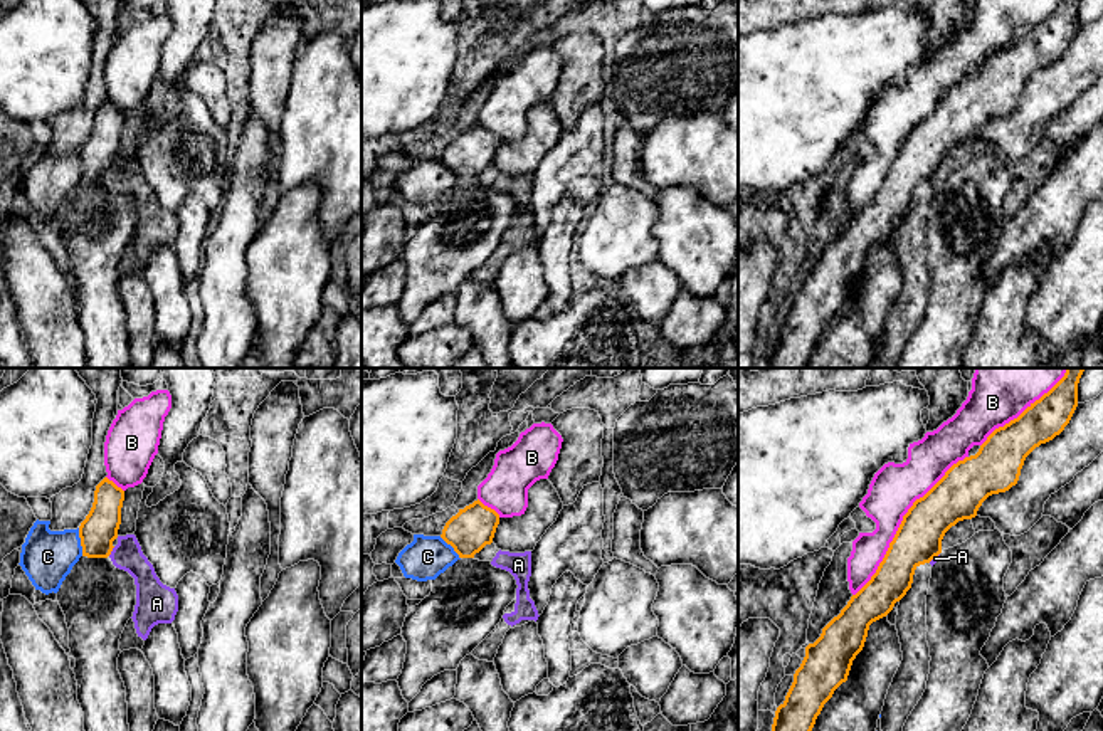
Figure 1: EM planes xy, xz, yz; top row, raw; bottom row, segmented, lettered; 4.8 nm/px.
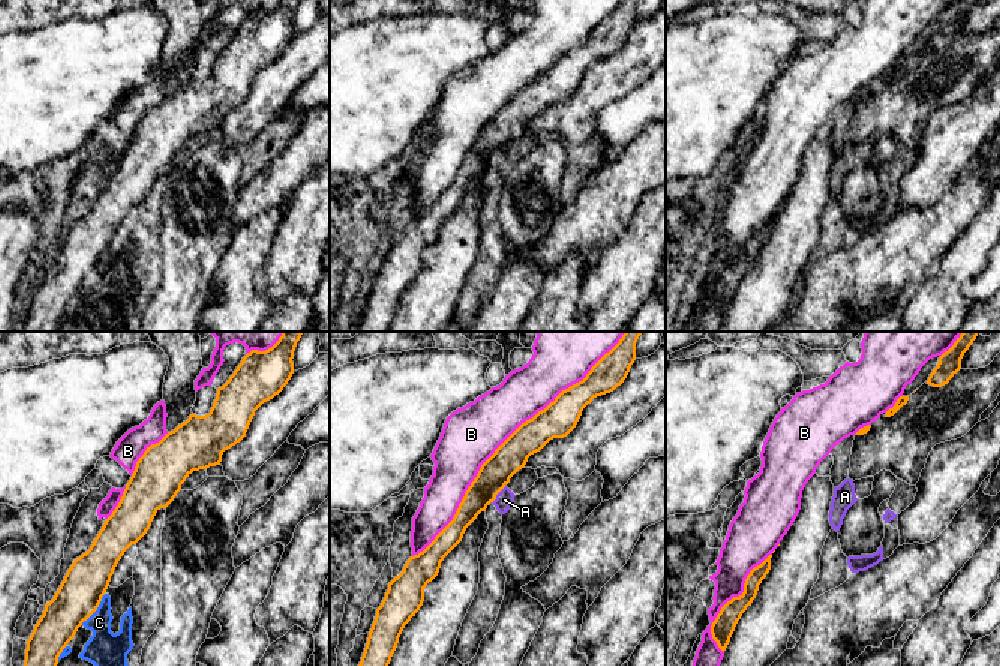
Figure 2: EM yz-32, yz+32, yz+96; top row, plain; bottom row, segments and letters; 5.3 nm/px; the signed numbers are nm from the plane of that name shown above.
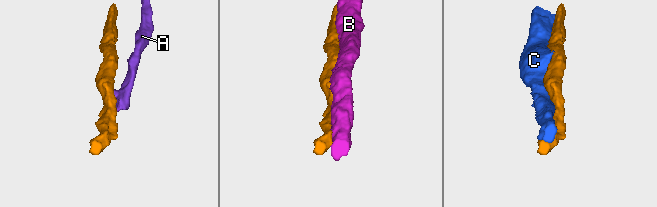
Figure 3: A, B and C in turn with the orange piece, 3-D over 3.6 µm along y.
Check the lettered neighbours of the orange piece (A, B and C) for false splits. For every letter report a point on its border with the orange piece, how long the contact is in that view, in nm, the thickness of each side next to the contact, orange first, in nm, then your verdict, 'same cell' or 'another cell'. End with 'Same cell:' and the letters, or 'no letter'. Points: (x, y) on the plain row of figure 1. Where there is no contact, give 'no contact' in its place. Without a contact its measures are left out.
A: contact xy (111, 173); length 60 nm; calibres 170 and 150 nm; another cell
B: contact yz (902, 147); length 850 nm; calibres 220 and 220 nm; another cell
C: contact xy (81, 165); length 140 nm; calibres 170 and 260 nm; another cell
Same cell: no letter

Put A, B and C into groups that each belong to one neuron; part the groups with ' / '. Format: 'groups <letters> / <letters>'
groups A / B / C

